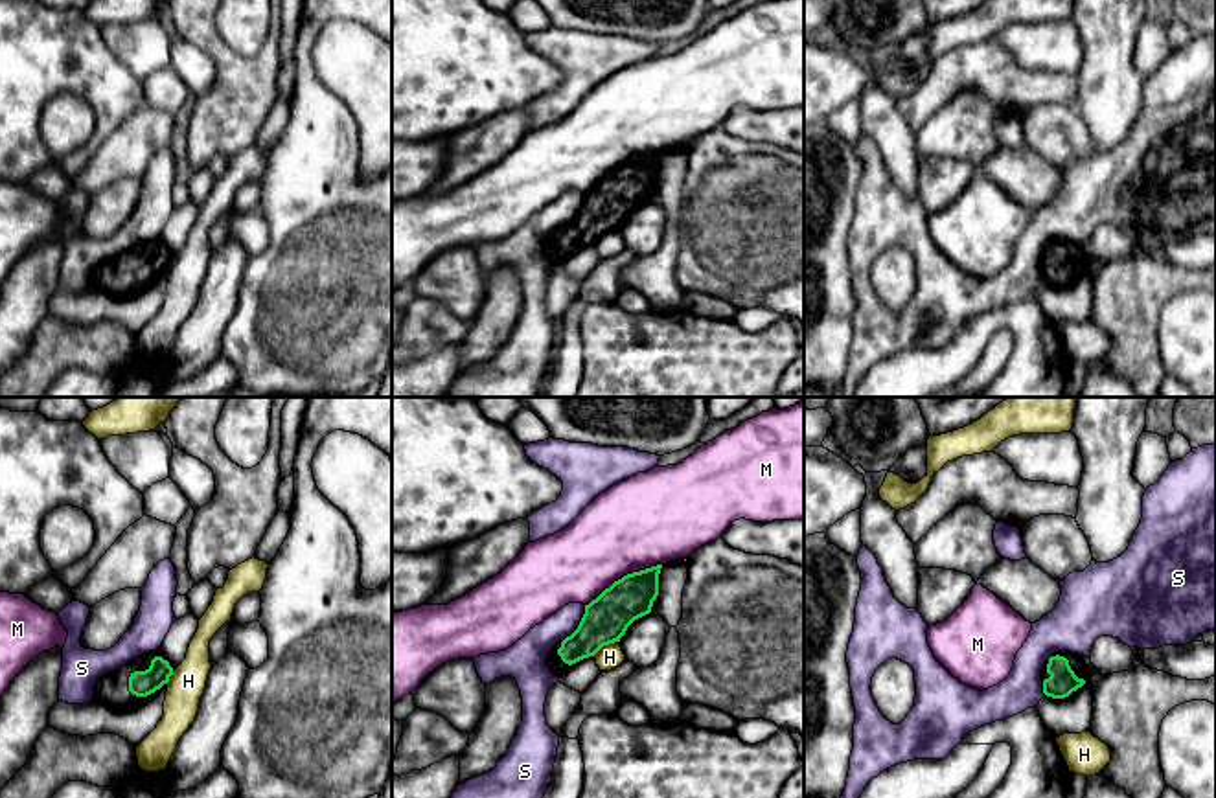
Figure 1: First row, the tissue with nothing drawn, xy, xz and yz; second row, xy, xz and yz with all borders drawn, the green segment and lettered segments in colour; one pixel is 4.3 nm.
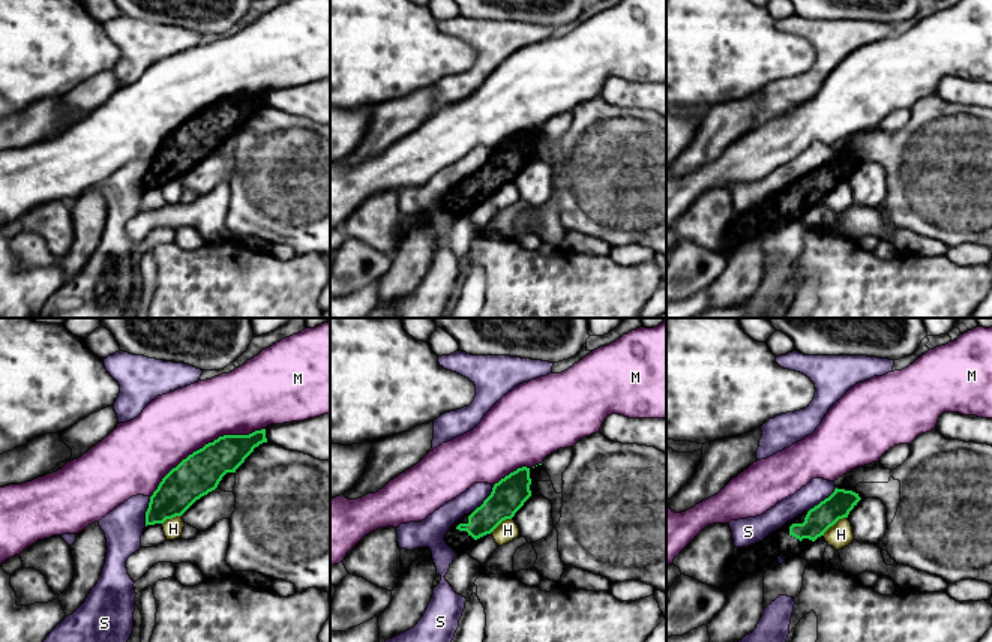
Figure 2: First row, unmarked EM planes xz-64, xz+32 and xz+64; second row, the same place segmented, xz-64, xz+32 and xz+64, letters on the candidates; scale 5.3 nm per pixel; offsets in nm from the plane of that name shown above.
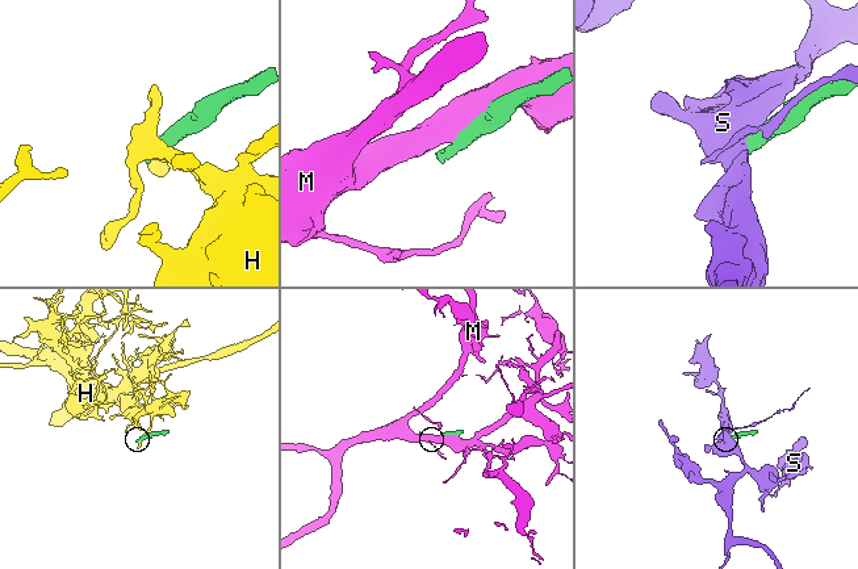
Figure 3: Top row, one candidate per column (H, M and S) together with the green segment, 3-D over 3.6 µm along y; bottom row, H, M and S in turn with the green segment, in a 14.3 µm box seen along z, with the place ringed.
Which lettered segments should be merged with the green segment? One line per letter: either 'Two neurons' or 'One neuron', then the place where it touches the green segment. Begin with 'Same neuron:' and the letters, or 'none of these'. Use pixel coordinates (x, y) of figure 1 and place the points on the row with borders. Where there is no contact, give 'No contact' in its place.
Same neuron: none of these
H: Two neurons. Touches green at xz (604, 644)
M: Two neurons. Touches green at xz (624, 576)
S: Two neurons. Touches green at xz (580, 624)

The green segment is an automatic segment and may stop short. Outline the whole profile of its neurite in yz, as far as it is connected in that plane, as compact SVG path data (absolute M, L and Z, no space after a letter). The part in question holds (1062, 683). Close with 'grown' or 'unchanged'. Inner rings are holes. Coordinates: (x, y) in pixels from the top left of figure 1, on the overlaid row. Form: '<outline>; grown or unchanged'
M1058 651L1041 669L1043 693L1052 699L1065 699L1085 684L1085 666L1078 653Z; grown

